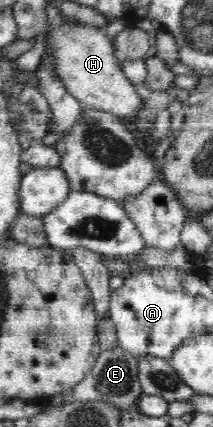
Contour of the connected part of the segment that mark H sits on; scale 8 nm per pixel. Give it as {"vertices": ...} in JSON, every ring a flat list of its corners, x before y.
{"vertices":[[63,25,49,31,49,45,55,49,57,57,57,76,62,80,65,90,77,99,79,103,90,109,105,111,117,115,120,119,131,121,142,109,142,100,139,93,135,91,131,81,127,79,120,65,117,64,113,52,112,41,106,37,103,29,93,28,91,25]]}

